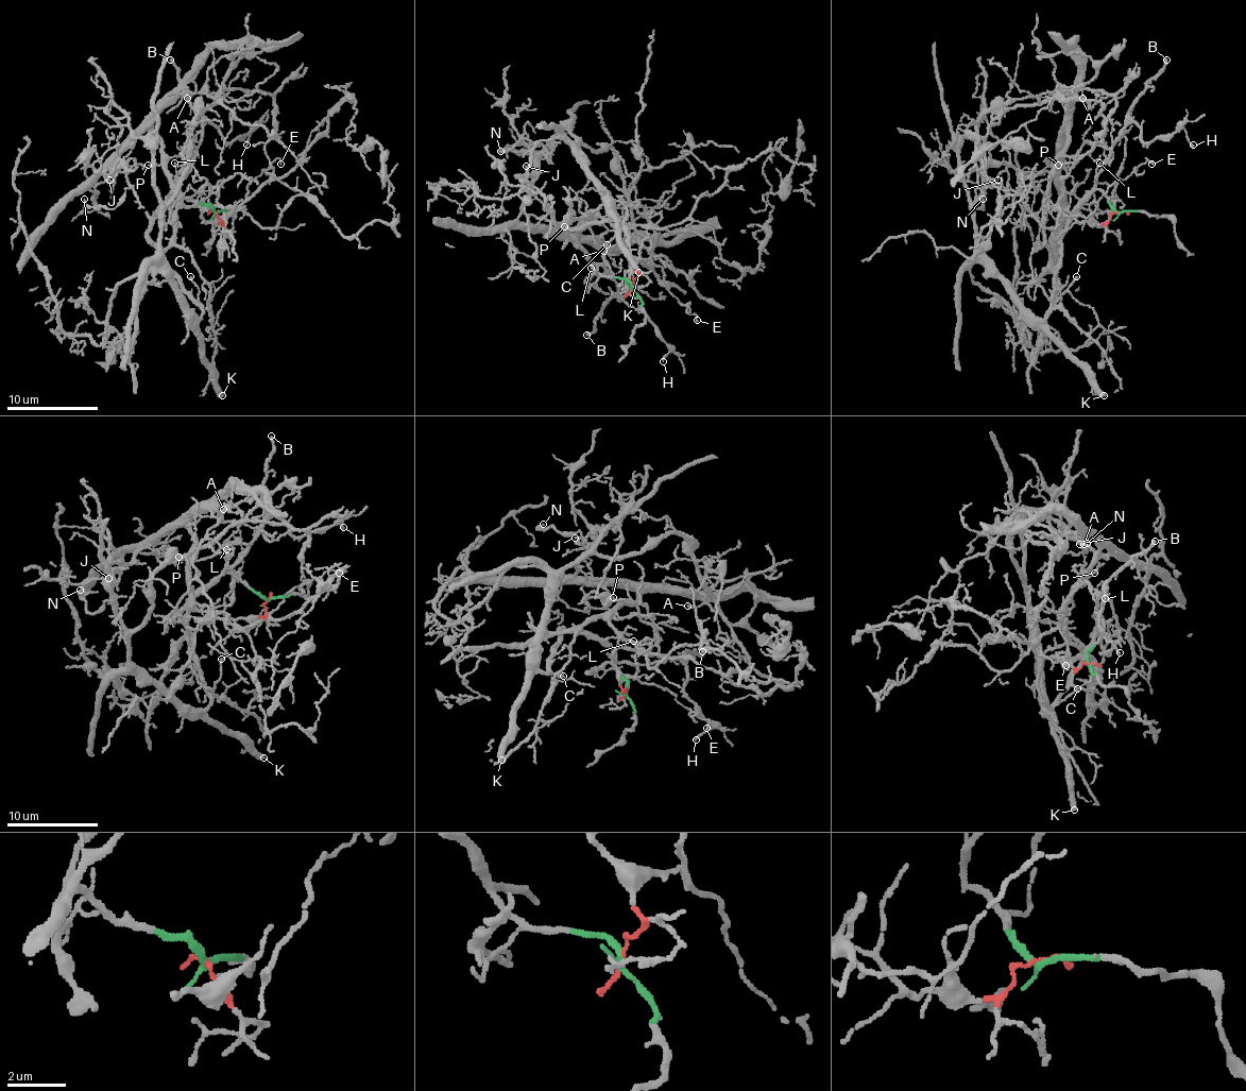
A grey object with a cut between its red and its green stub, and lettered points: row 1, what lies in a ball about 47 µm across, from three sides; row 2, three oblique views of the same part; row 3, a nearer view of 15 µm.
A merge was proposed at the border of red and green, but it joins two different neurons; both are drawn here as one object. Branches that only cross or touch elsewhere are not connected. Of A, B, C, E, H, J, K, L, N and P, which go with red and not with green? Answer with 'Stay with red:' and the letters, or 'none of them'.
Stay with red: A, E, J, N, P

